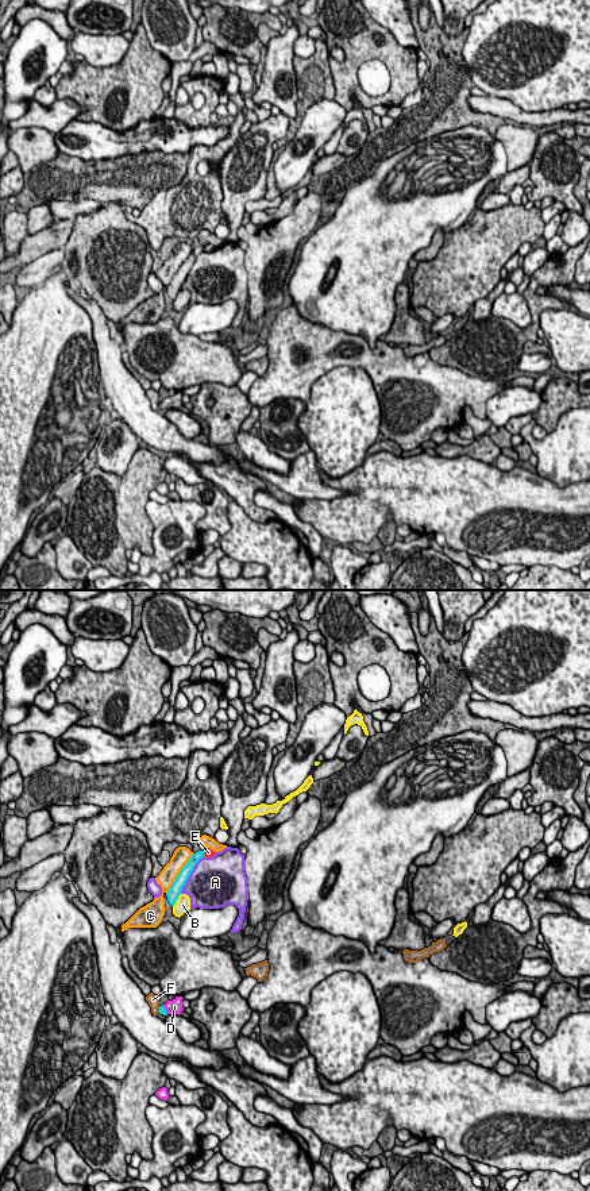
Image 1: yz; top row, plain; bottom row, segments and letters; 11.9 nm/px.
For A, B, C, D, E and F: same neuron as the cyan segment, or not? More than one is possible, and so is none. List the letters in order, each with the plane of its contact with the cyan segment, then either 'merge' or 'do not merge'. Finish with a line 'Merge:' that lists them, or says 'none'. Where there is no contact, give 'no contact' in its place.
A: yz | do not merge
B: yz | do not merge
C: yz | do not merge
D: yz | merge
E: yz | do not merge
F: yz | do not merge
Merge: D

